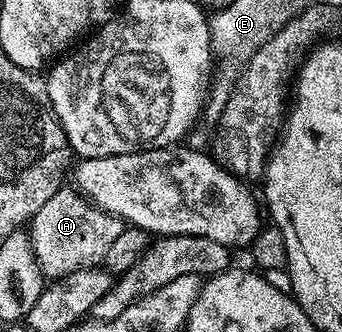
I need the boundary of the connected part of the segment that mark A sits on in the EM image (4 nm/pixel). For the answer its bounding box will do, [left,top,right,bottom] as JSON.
[29,187,125,281]

